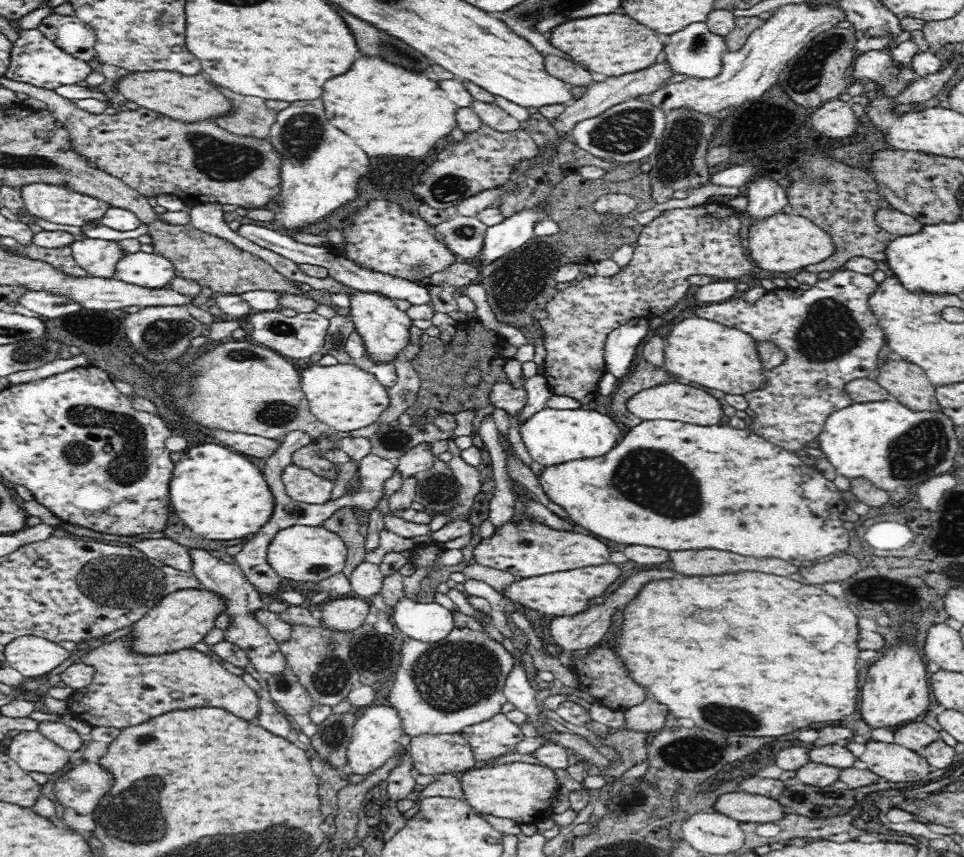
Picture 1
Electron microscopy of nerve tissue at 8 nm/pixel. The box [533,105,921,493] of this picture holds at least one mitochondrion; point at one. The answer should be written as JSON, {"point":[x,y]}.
{"point":[828,330]}

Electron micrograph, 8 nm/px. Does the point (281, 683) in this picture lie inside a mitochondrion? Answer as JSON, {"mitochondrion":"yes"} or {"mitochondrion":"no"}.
{"mitochondrion":"yes"}

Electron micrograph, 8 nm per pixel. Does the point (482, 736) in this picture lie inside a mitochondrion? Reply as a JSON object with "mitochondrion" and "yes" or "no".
{"mitochondrion":"no"}

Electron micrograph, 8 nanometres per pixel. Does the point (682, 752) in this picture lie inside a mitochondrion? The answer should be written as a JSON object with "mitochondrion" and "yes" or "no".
{"mitochondrion":"yes"}

